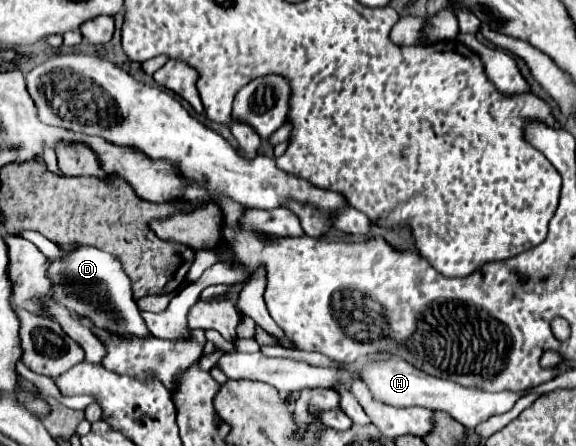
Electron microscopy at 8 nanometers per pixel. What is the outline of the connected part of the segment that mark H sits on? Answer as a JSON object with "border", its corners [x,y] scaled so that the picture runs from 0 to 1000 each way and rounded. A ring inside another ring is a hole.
{"border":[[[682,800],[675,809],[634,809],[627,818],[627,850],[641,863],[641,877],[655,895],[661,895],[661,899],[668,899],[675,908],[689,908],[689,913],[727,908],[727,913],[773,922],[786,939],[804,948],[811,962],[825,962],[832,948],[845,944],[852,930],[880,926],[884,917],[891,917],[898,895],[915,886],[915,877],[849,881],[849,877],[839,877],[839,872],[828,872],[828,868],[804,868],[797,859],[741,841],[741,836],[734,836],[724,823],[717,823],[714,814],[707,814],[696,800]]]}

